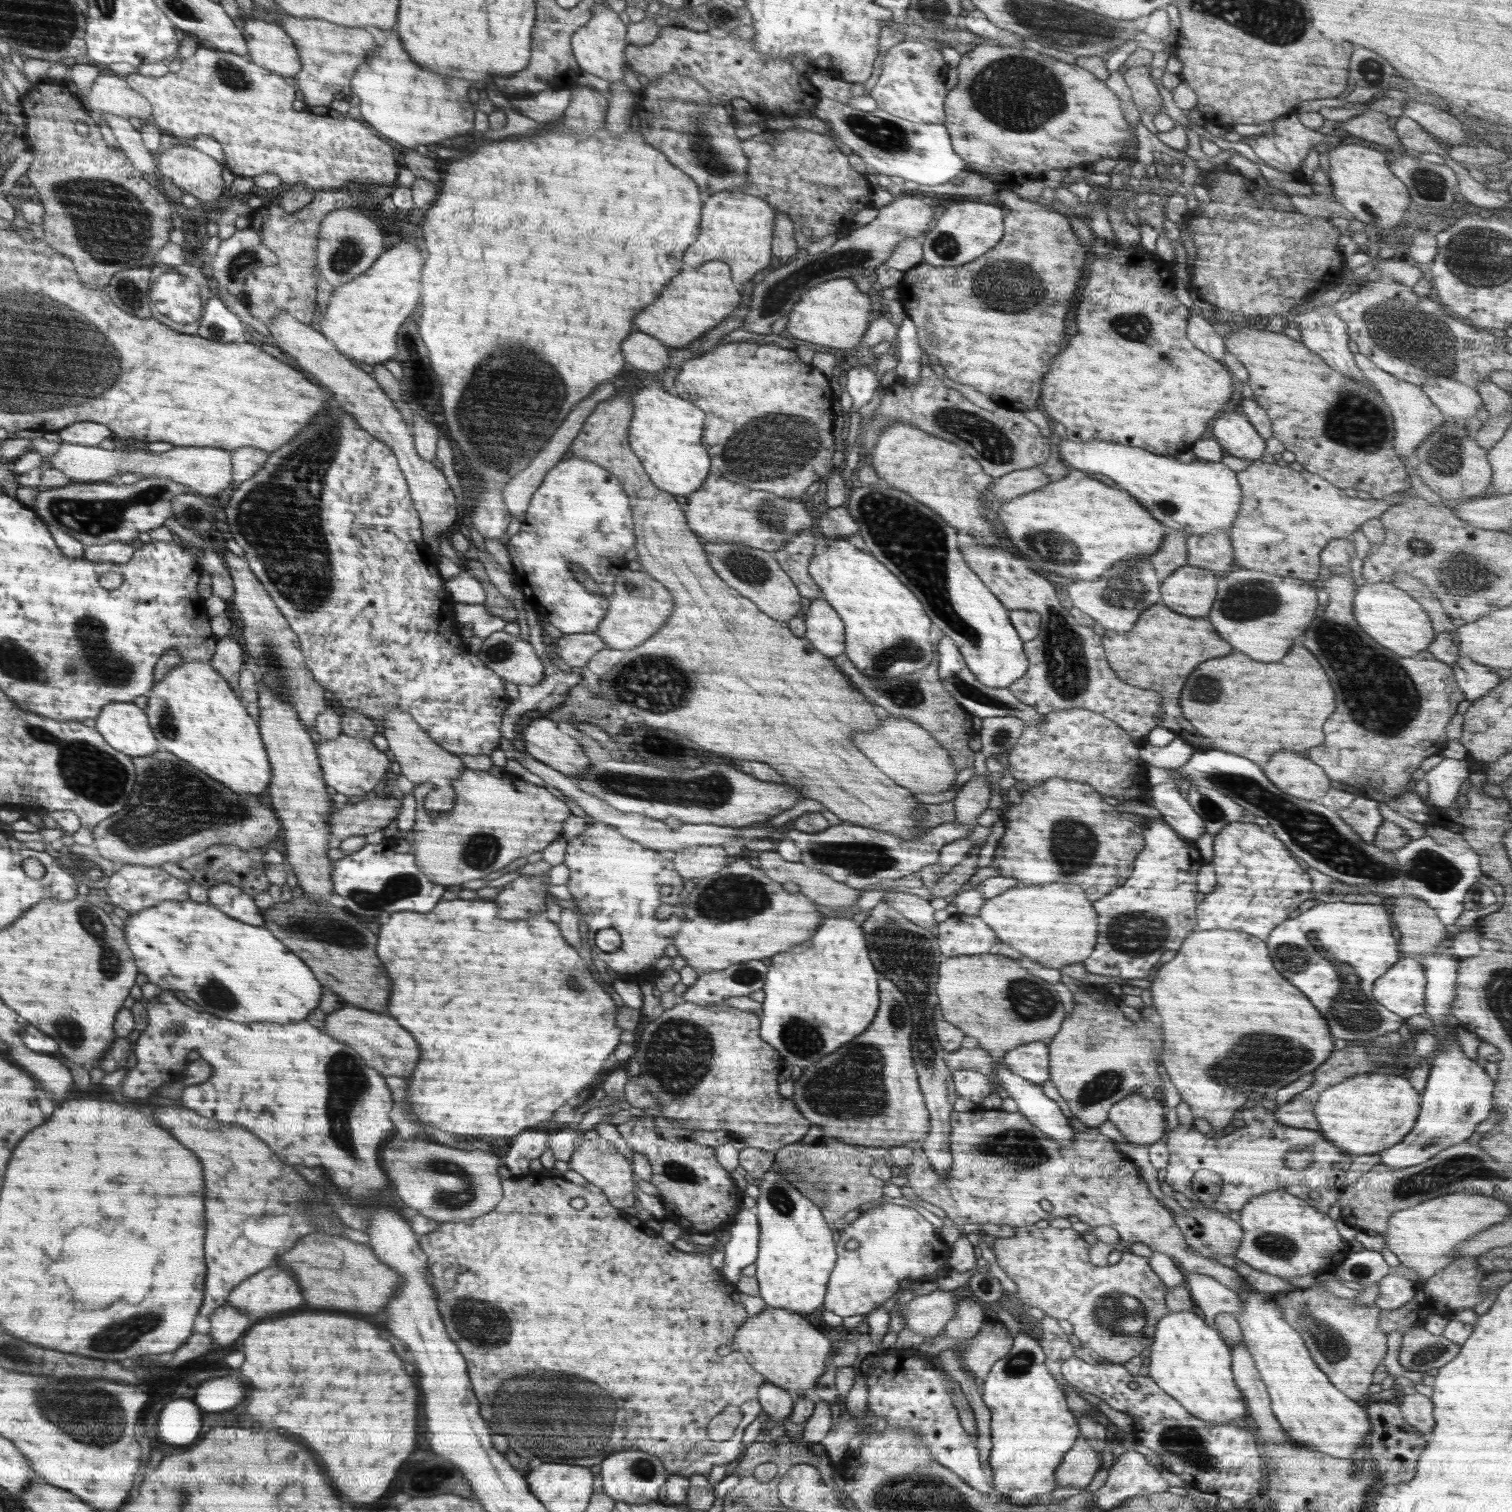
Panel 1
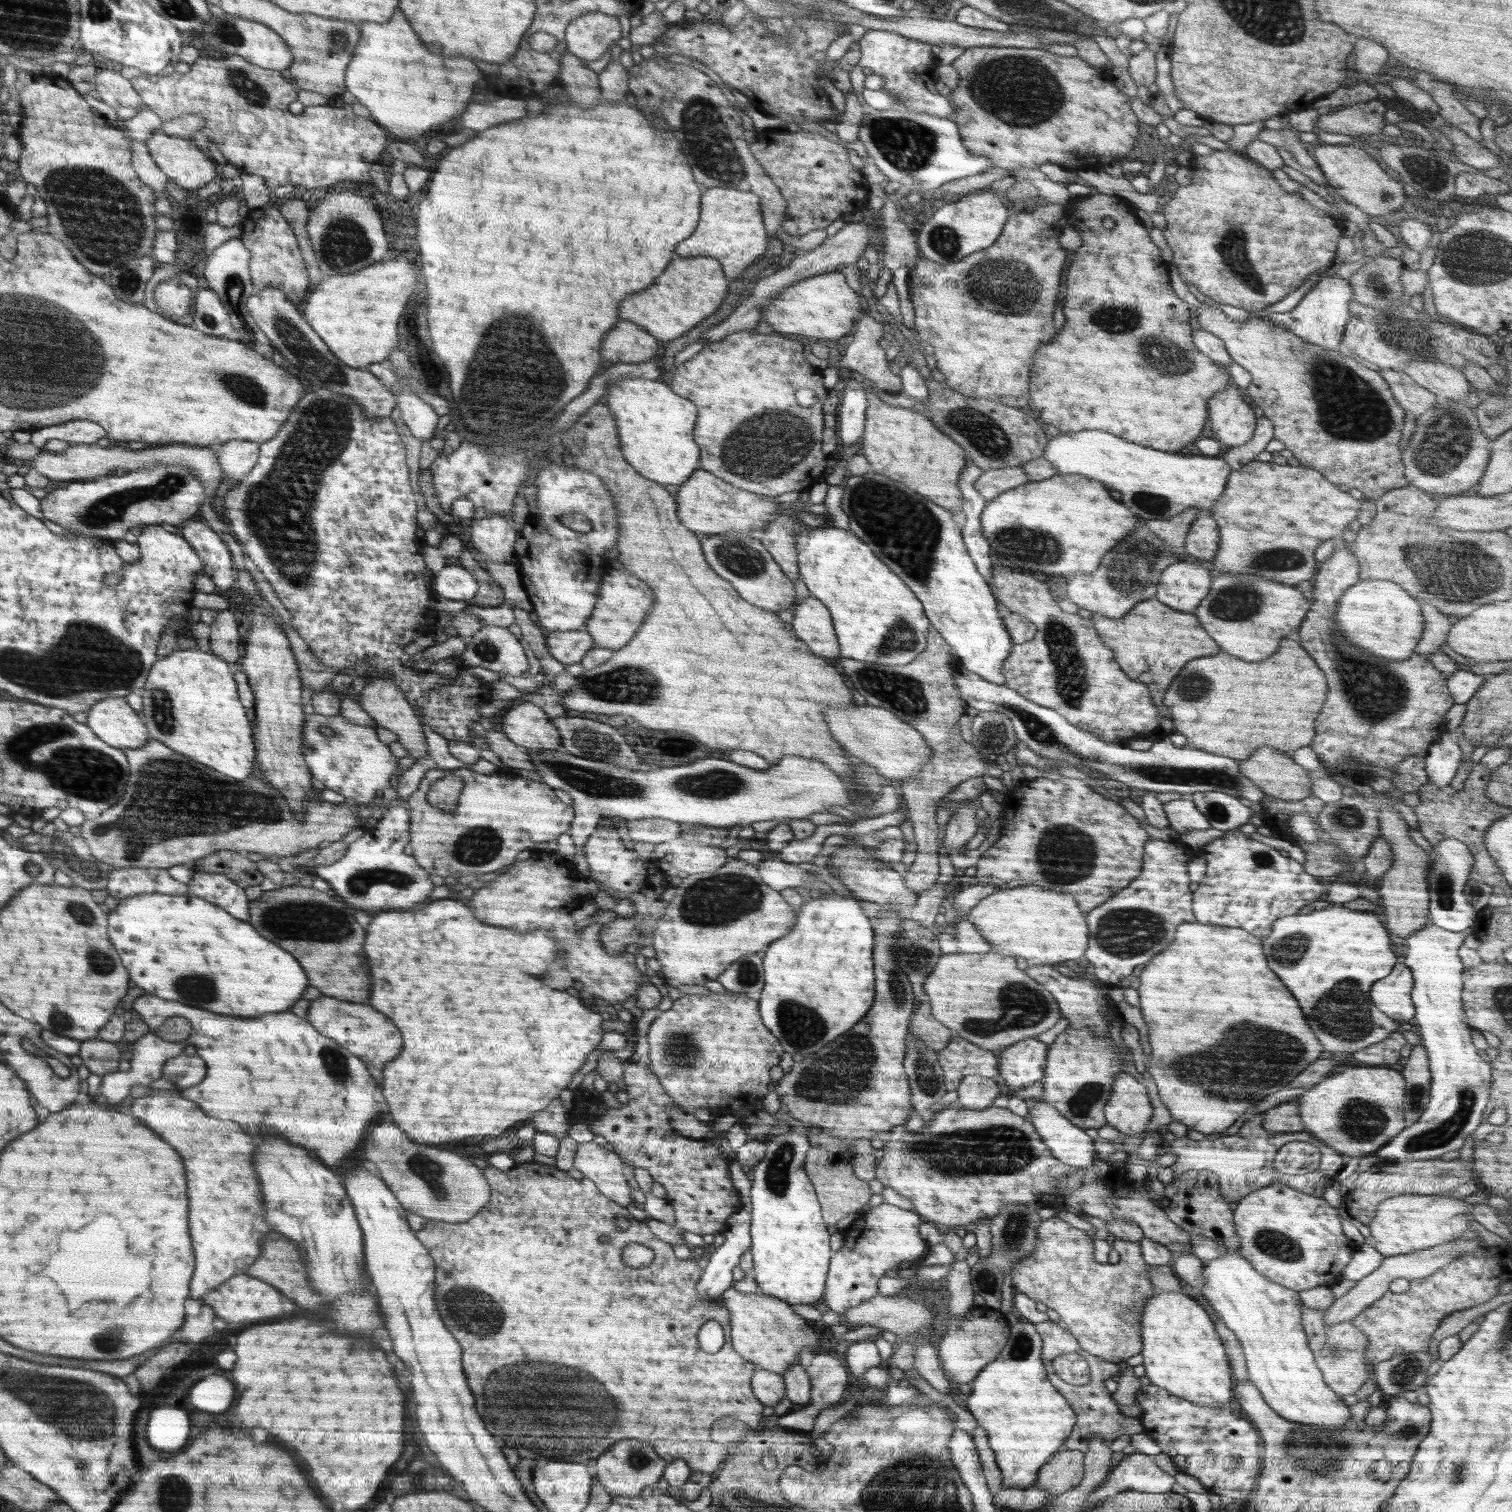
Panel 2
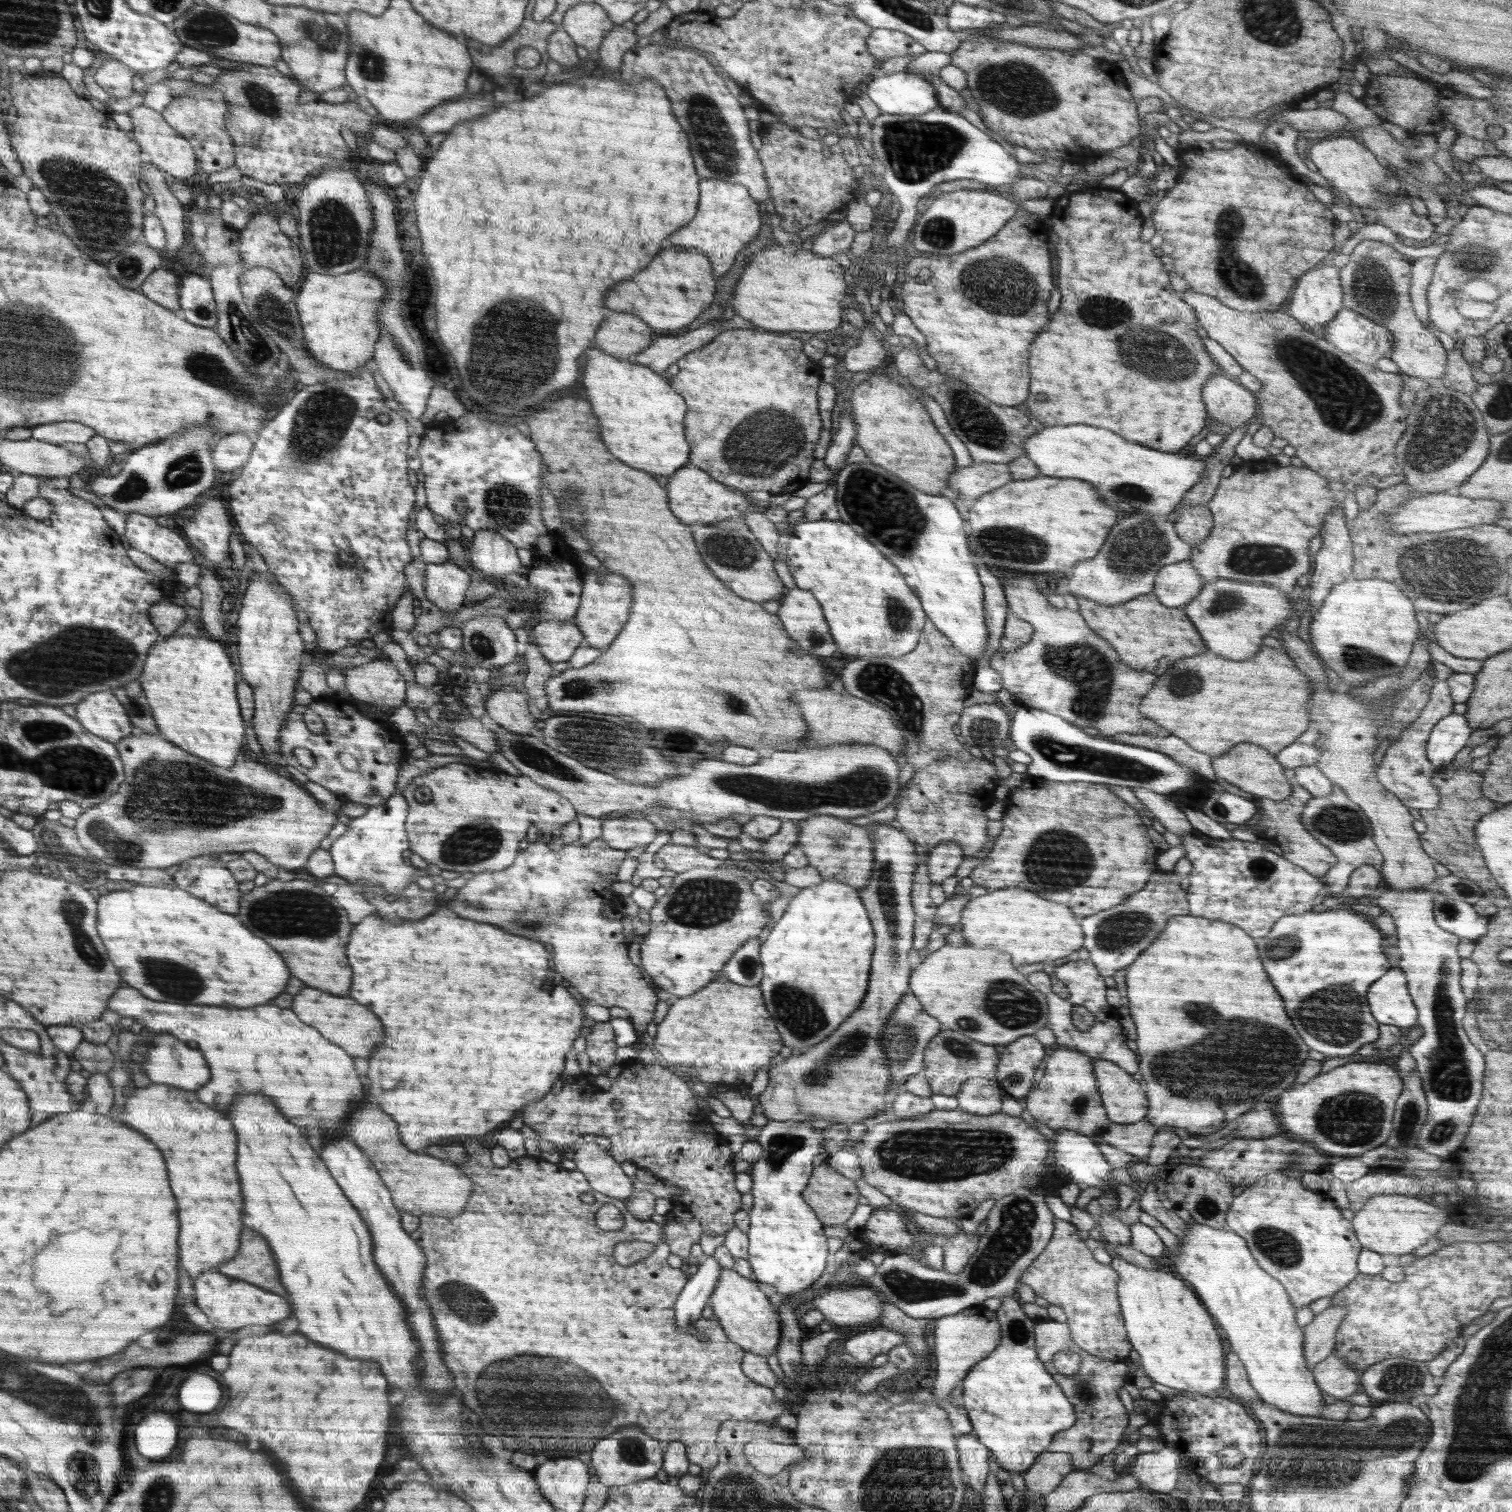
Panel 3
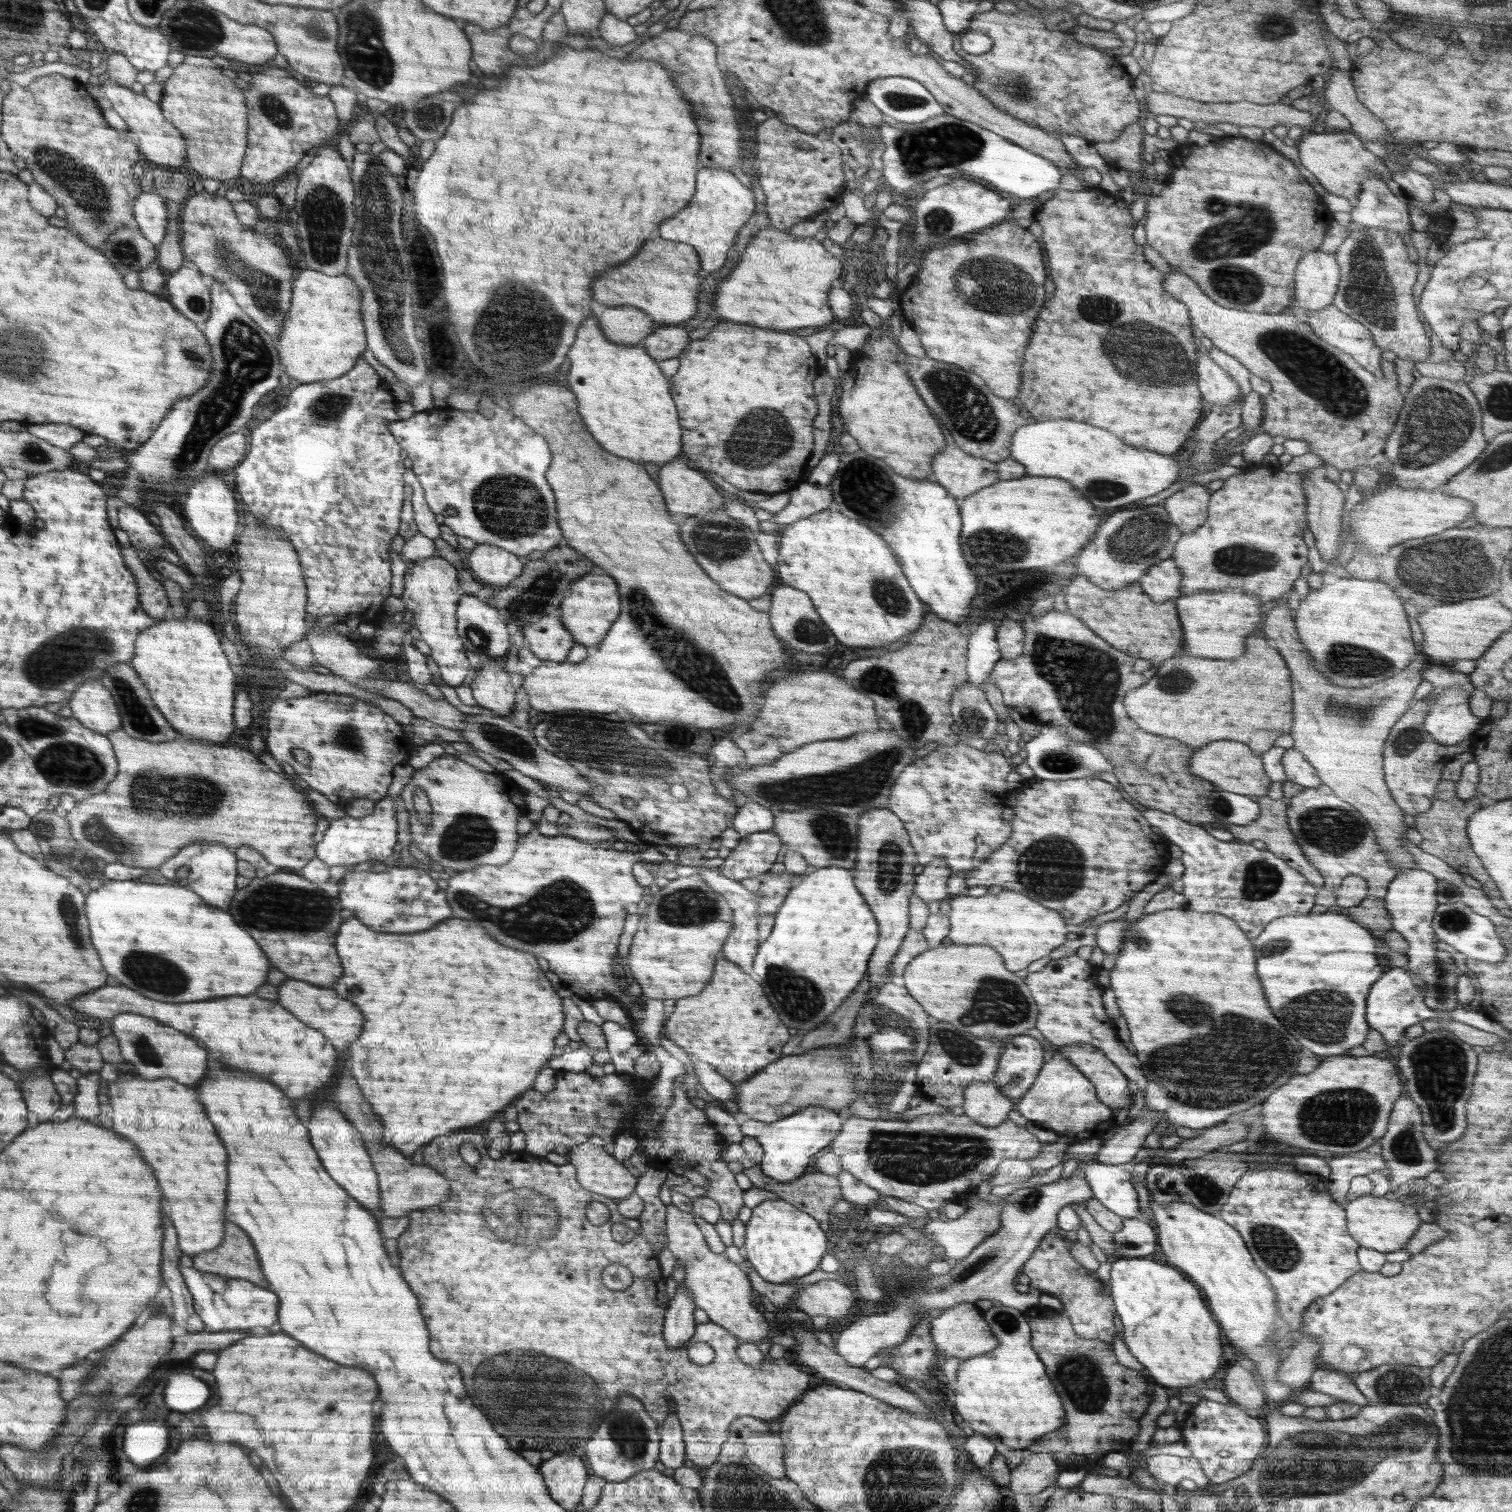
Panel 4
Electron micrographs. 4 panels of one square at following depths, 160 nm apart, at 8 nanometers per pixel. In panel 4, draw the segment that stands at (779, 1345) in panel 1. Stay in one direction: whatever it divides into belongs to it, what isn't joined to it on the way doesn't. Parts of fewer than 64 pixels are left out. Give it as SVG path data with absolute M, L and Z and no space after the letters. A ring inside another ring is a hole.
M674 1205L666 1206L665 1236L667 1248L685 1269L684 1288L690 1290L696 1308L706 1312L710 1321L739 1338L740 1342L759 1343L766 1341L769 1325L762 1313L752 1307L752 1288L748 1275L738 1265L708 1247L703 1232L688 1211L681 1211Z

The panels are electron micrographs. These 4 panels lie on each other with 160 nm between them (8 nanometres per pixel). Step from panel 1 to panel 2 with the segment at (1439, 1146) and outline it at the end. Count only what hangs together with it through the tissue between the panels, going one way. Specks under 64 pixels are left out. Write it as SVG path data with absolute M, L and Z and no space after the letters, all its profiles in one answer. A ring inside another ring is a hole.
M1427 922L1418 932L1406 939L1408 953L1404 964L1412 971L1414 986L1411 992L1412 1002L1415 1004L1416 1024L1420 1025L1420 1044L1428 1054L1428 1064L1431 1072L1431 1089L1429 1090L1429 1104L1412 1125L1396 1135L1384 1148L1378 1149L1376 1156L1380 1162L1404 1162L1406 1160L1419 1161L1435 1159L1446 1152L1458 1150L1464 1146L1466 1136L1471 1135L1478 1126L1482 1112L1489 1101L1491 1091L1491 1065L1478 1056L1478 1050L1471 1041L1471 1026L1463 1009L1461 994L1463 991L1463 970L1466 968L1459 957L1459 948L1463 945L1468 932L1450 932Z

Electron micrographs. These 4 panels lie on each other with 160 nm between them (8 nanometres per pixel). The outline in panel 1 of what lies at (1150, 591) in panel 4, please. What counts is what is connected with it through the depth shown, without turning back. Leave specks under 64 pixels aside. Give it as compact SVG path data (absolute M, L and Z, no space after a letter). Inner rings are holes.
M1186 564L1159 586L1160 603L1190 618L1208 618L1216 598L1217 581L1214 573Z

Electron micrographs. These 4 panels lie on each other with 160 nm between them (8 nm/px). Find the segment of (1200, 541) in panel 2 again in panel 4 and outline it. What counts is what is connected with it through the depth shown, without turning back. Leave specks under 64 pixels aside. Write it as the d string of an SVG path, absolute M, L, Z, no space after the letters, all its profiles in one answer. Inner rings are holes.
M1194 483L1161 502L1170 520L1182 533L1192 532L1204 524L1211 497L1208 490L1206 485Z

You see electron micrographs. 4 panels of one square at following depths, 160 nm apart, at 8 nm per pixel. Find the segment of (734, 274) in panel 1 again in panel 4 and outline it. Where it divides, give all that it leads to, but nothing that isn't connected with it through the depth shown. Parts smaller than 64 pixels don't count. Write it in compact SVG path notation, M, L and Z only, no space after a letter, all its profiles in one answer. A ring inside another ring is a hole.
M704 168L700 172L700 194L696 194L696 202L684 210L684 214L676 214L660 226L660 236L696 246L700 250L700 258L704 258L704 278L710 272L716 272L726 262L726 252L732 248L744 223L752 216L755 209L754 193L739 178L728 170L721 168Z

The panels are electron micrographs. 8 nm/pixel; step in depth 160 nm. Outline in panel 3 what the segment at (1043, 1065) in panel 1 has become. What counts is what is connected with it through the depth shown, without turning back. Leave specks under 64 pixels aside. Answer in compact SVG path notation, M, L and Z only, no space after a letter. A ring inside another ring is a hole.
M1034 1035L1020 1037L1004 1046L994 1076L1004 1094L1023 1101L1032 1088L1034 1072L1044 1056L1046 1048Z

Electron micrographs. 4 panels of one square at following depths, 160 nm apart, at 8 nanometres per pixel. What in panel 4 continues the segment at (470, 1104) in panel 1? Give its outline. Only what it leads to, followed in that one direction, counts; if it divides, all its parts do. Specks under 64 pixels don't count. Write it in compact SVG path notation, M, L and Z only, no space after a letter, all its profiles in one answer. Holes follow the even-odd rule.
M356 916L348 918L348 922L343 924L344 930L340 930L336 946L340 946L340 958L344 958L344 978L340 978L340 986L334 986L334 990L336 994L340 994L340 998L356 1002L356 1006L360 1006L364 1014L368 1014L368 1030L364 1030L364 1038L360 1038L360 1042L354 1042L350 1050L352 1074L356 1074L360 1090L368 1094L368 1102L372 1104L374 1114L380 1114L380 1118L384 1118L384 1126L388 1126L388 1130L384 1130L384 1142L388 1142L388 1146L396 1146L397 1151L404 1150L401 1153L411 1158L420 1146L428 1144L436 1136L444 1136L454 1130L468 1128L494 1118L496 1112L504 1110L508 1104L512 1104L516 1098L522 1097L532 1088L538 1072L548 1064L554 1052L554 1040L564 1026L562 998L556 994L546 974L540 970L534 954L502 946L492 936L488 936L488 932L480 924L460 918L440 922L440 926L434 926L432 930L424 930L418 934L372 932Z

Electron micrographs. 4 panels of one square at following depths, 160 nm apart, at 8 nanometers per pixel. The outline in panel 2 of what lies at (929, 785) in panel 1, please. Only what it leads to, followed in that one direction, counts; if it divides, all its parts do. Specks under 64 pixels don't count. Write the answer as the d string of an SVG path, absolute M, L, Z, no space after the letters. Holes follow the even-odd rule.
M856 706L852 710L826 710L826 722L830 726L832 736L836 742L848 750L852 756L858 757L862 762L874 767L878 775L889 782L896 781L898 785L908 781L910 776L916 777L922 765L931 760L932 749L924 737L907 722L896 718L884 708L876 706Z

